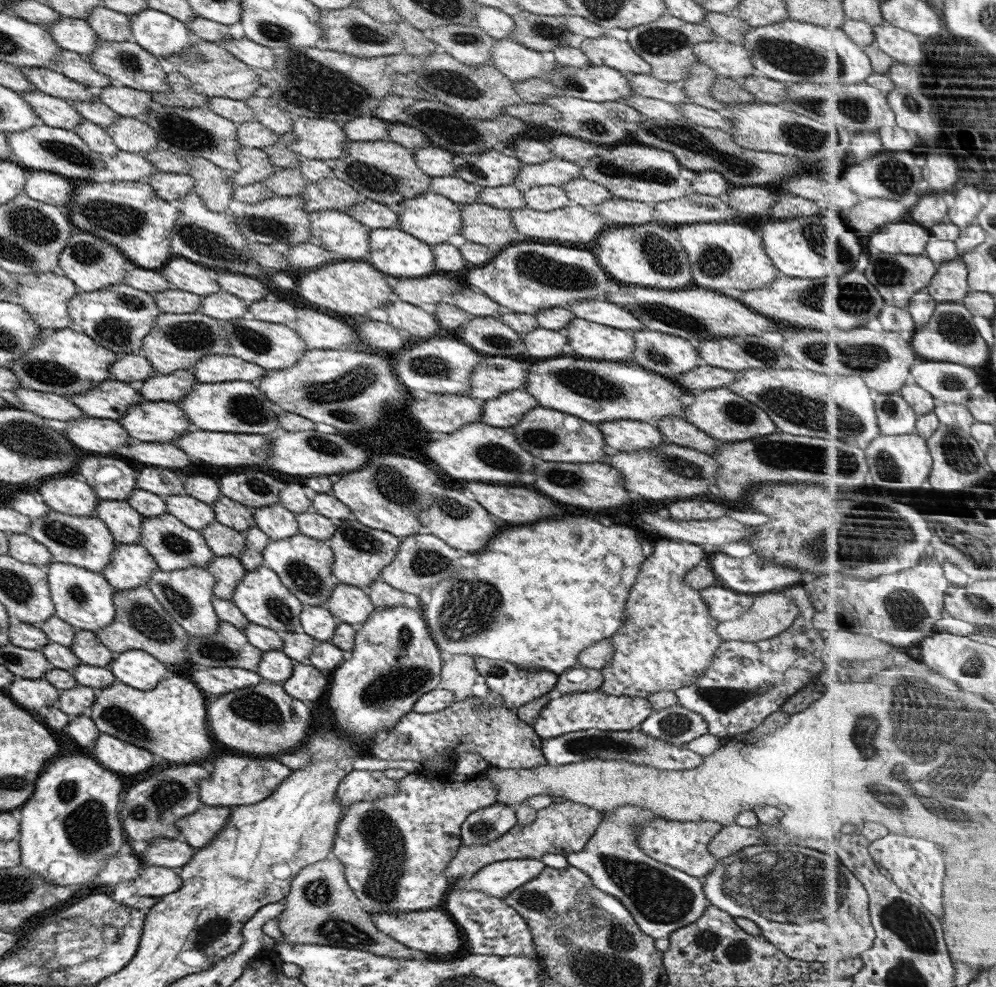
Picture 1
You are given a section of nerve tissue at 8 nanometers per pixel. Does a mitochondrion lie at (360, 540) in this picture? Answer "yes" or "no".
yes

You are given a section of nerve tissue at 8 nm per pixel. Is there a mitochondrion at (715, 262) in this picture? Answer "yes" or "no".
yes

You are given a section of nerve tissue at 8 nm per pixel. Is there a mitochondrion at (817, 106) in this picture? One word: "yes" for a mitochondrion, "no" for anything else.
yes

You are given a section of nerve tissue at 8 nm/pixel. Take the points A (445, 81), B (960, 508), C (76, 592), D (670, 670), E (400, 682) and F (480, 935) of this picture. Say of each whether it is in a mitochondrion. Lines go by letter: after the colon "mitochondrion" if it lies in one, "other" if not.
A: mitochondrion
B: other
C: mitochondrion
D: other
E: mitochondrion
F: other

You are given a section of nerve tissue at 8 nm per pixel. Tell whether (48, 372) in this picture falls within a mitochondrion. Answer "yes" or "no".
yes

